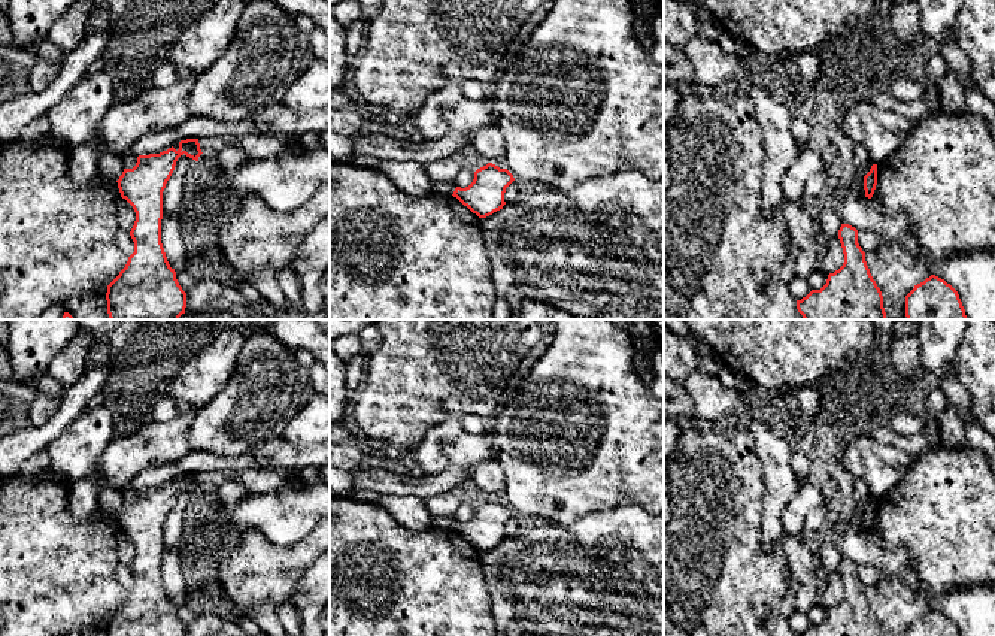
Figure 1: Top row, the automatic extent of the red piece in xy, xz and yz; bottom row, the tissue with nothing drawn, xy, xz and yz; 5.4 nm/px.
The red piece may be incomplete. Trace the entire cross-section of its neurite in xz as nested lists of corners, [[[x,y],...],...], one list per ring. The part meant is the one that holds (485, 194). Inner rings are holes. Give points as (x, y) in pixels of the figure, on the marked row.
[[[488,163],[474,172],[474,179],[468,187],[456,187],[452,196],[479,218],[486,218],[503,209],[506,188],[513,181],[507,169]]]

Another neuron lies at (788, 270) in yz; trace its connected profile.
[[[789,248],[785,263],[783,263],[783,267],[780,270],[780,278],[783,282],[788,284],[794,276],[795,276],[795,258],[794,258],[794,254]]]

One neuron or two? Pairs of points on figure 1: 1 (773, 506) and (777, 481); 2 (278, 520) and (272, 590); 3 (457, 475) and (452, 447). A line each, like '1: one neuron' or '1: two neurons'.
1: one neuron
2: two neurons
3: two neurons

